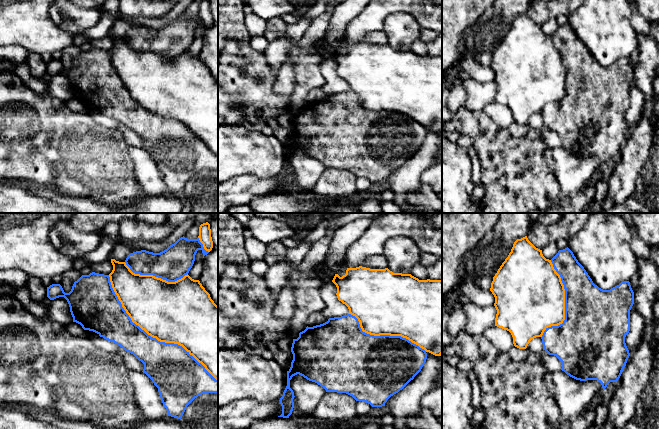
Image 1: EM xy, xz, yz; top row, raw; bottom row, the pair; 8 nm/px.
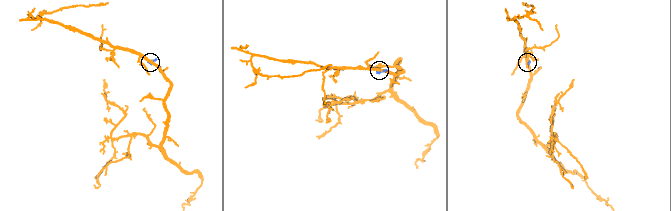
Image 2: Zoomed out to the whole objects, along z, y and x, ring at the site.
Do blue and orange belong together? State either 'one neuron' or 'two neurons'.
two neurons

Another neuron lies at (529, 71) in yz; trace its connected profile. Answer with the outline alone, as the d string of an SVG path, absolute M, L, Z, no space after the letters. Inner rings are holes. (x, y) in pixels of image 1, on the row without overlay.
M527 12L514 18L511 28L493 53L490 67L495 73L494 82L497 86L495 102L509 107L514 122L519 125L526 125L530 117L542 113L548 103L558 102L565 96L565 65L561 53L551 36L546 35L542 26L536 24Z

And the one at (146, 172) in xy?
M129 146L128 149L136 183L144 196L161 196L168 192L161 177L158 164L143 148Z

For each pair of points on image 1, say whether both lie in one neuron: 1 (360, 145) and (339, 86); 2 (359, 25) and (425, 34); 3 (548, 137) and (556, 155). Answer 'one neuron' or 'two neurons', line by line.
1: one neuron
2: two neurons
3: two neurons

